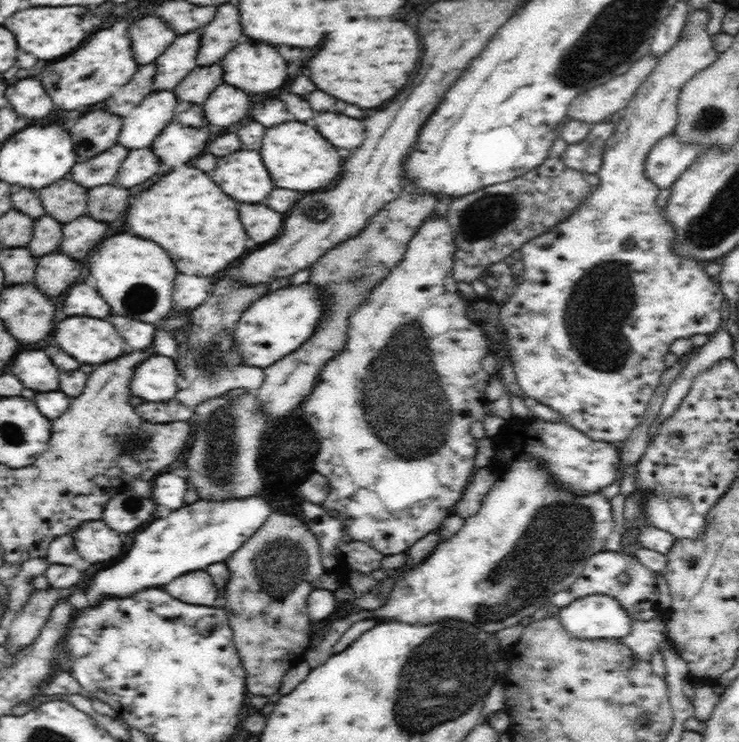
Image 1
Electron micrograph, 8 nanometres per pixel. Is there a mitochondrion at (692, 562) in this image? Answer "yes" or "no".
yes

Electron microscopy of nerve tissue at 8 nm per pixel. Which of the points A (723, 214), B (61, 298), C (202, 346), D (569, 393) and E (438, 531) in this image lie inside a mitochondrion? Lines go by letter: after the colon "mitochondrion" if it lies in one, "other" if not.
A: mitochondrion
B: other
C: mitochondrion
D: other
E: other

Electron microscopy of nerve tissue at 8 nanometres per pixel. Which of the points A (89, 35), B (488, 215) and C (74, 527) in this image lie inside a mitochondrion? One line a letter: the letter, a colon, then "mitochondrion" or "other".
A: other
B: mitochondrion
C: other

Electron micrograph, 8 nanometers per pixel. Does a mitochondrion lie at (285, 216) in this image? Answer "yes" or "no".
no

